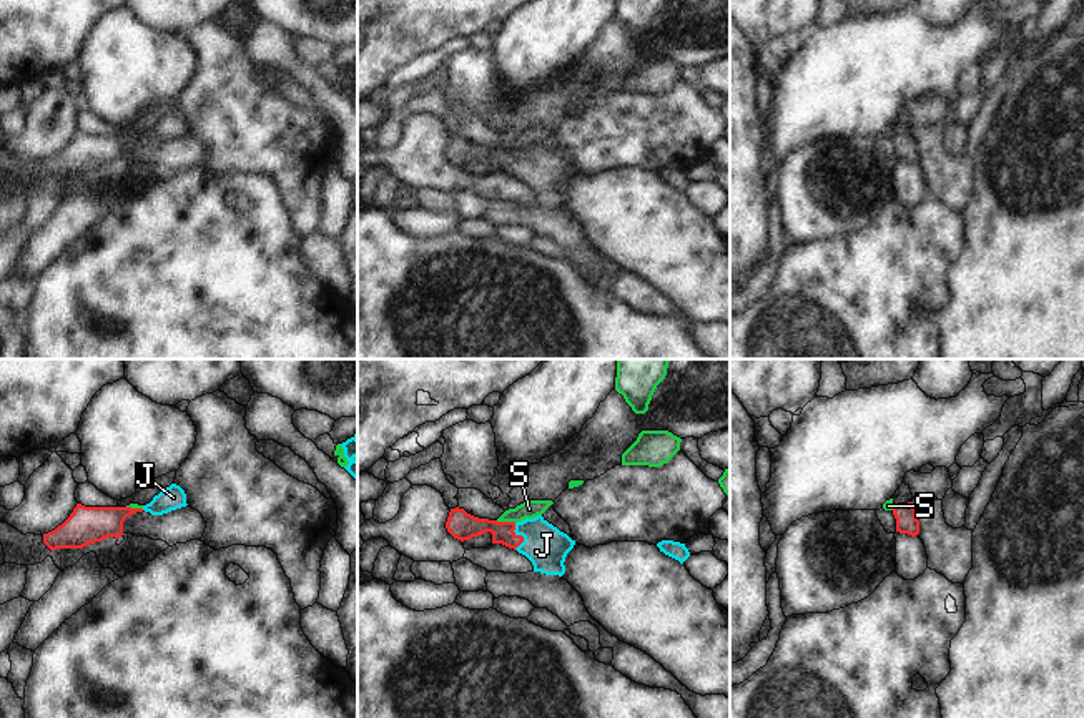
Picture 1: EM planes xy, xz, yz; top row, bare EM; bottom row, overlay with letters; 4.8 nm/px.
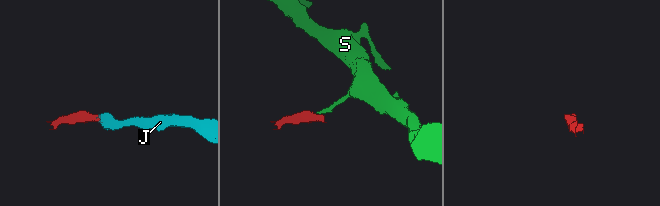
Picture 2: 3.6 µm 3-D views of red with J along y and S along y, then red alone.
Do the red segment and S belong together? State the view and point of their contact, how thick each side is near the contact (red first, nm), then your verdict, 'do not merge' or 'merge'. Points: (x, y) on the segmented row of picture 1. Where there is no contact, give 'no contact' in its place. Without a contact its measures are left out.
xz (506, 522) | 140/90 nm | do not merge

